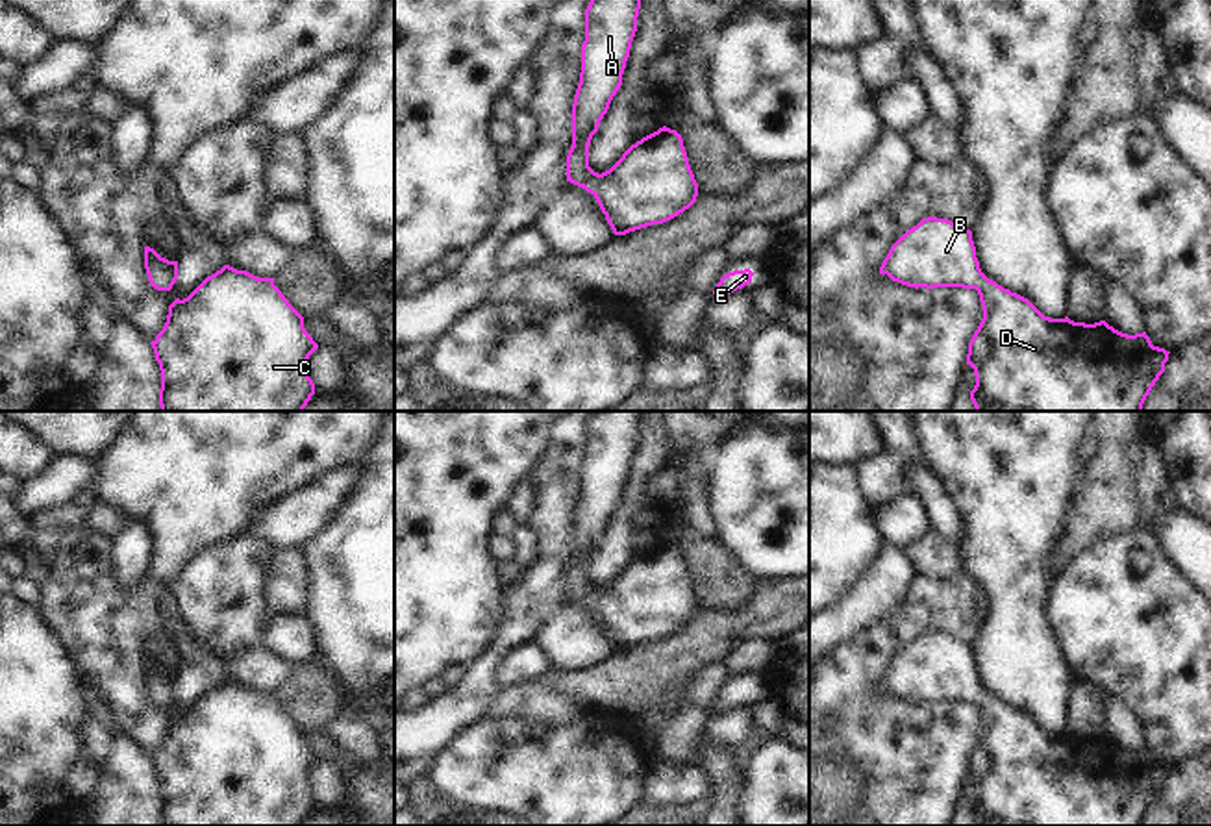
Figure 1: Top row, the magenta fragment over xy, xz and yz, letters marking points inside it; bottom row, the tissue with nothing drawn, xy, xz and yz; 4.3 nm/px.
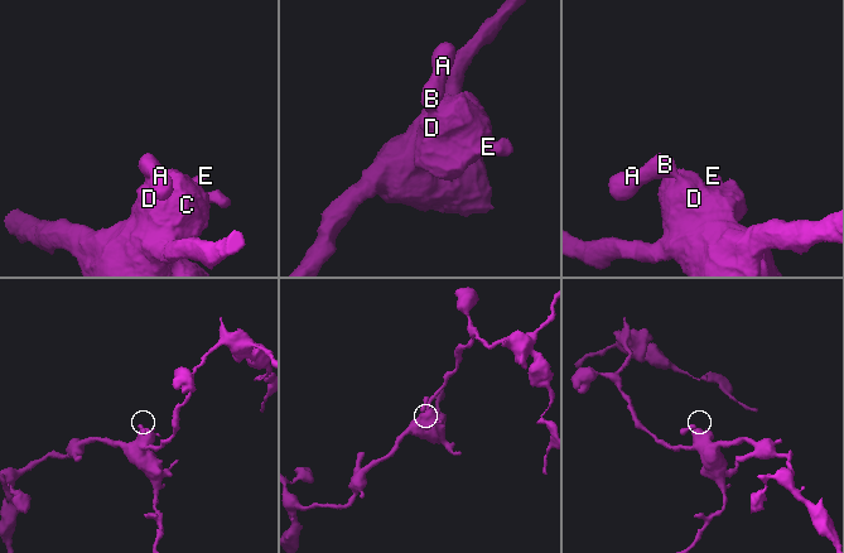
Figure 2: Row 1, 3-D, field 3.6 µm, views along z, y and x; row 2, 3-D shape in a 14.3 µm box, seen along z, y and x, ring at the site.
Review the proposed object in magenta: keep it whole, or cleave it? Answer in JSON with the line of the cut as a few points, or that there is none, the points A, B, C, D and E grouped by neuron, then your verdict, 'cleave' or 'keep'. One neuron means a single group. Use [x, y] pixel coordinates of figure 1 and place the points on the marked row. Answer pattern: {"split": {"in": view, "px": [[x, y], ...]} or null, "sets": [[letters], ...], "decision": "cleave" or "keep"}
{"split": null, "sets": [["A", "B", "C", "D", "E"]], "decision": "keep"}

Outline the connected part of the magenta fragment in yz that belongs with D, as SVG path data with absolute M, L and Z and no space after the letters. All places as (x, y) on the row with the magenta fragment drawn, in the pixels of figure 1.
M928 217L907 230L891 246L880 274L915 289L963 287L978 291L983 319L968 343L967 354L967 365L974 369L976 376L976 385L970 391L976 411L1142 411L1146 396L1168 361L1170 352L1154 346L1146 332L1128 335L1105 320L1085 324L1068 317L1044 317L1028 298L1004 289L981 272L972 232L948 219Z

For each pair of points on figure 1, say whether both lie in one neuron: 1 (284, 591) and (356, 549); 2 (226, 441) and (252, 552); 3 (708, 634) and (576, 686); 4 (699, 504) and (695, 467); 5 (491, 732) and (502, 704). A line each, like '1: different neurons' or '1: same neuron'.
1: different neurons
2: different neurons
3: same neuron
4: same neuron
5: different neurons

